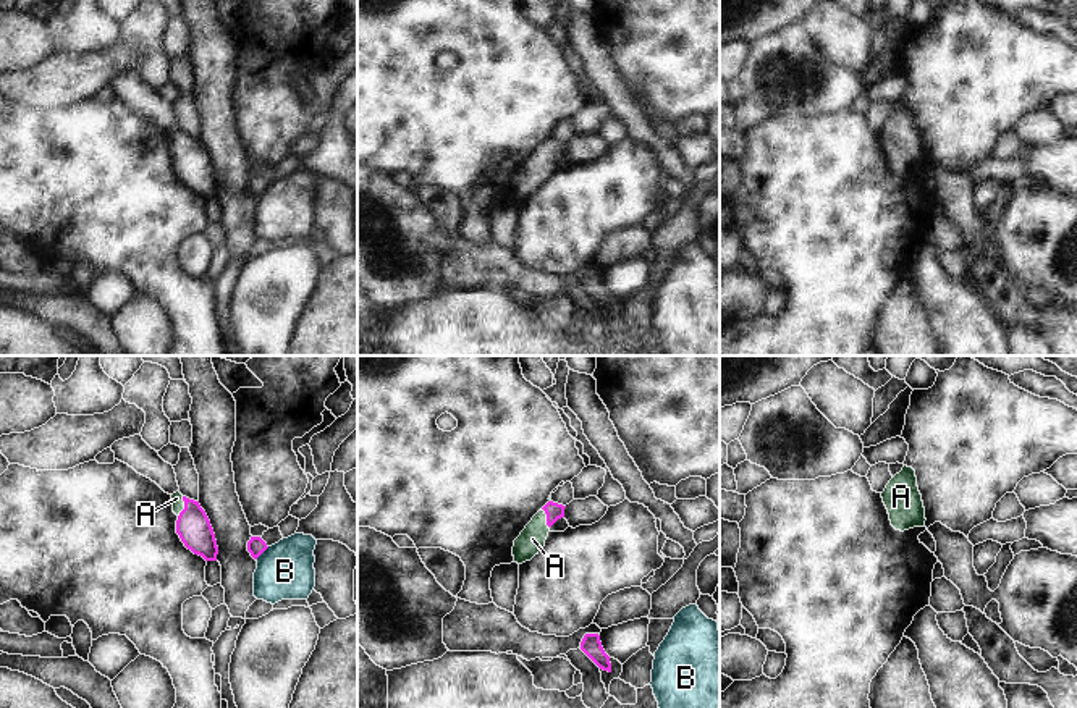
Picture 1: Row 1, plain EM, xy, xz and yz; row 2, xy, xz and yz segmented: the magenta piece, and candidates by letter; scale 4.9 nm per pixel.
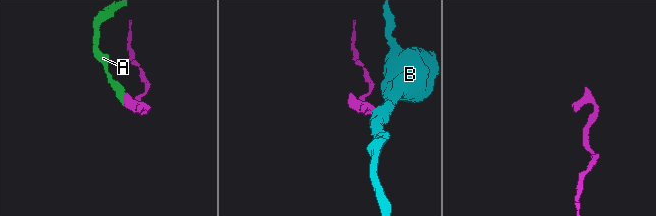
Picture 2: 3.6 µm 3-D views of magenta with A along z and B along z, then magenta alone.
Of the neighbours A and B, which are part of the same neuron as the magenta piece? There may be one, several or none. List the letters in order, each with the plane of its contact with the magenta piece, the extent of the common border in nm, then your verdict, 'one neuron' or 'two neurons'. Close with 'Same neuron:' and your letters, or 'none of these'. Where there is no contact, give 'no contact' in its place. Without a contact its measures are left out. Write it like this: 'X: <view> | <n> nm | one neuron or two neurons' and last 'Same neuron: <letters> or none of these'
A: xy | 110 nm | one neuron
B: xy | 100 nm | two neurons
Same neuron: A

